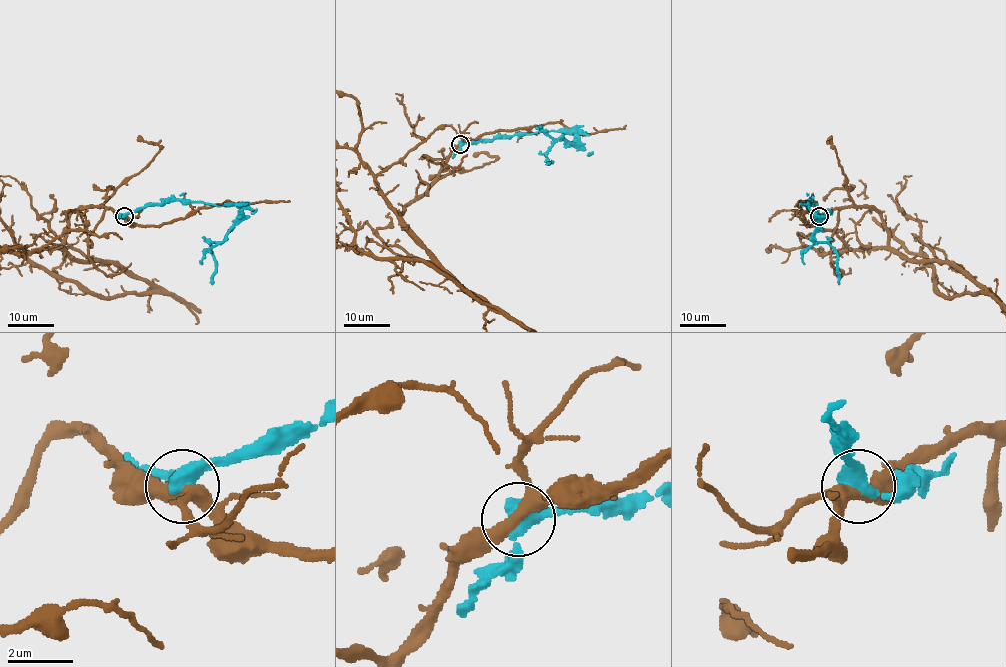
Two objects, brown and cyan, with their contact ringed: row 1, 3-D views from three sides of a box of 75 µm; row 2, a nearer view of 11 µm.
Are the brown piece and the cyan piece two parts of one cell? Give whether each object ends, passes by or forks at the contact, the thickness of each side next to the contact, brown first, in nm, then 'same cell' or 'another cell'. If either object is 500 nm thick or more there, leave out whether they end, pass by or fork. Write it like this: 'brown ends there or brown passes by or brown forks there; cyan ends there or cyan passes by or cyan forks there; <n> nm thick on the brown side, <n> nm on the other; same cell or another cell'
brown forks there; cyan passes by; 360 nm thick on the brown side, 480 nm on the other; another cell

